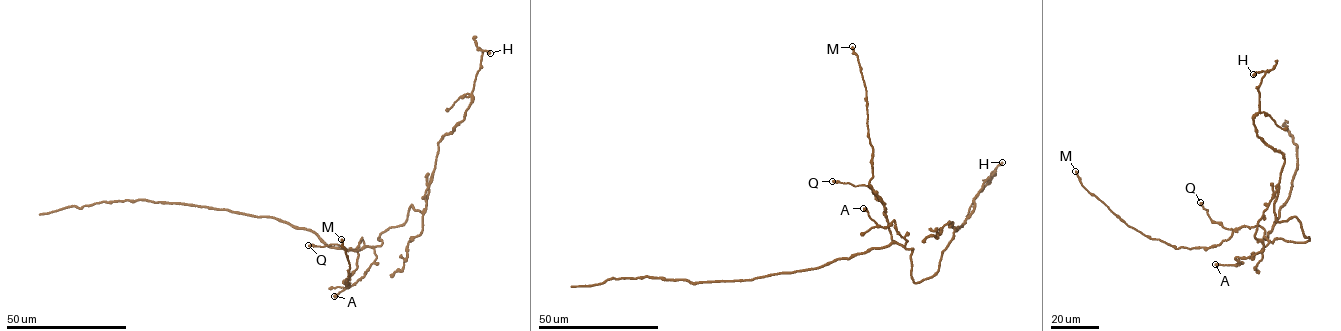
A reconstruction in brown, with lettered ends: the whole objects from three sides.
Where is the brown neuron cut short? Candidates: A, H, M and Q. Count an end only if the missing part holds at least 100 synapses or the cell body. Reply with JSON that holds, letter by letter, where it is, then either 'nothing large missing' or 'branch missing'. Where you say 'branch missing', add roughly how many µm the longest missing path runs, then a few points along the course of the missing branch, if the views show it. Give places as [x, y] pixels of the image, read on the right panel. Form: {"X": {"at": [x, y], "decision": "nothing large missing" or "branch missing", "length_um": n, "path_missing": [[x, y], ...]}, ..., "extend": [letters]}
{"A": {"at": [1215, 264], "decision": "nothing large missing"}, "H": {"at": [1253, 74], "decision": "nothing large missing"}, "M": {"at": [1075, 171], "decision": "nothing large missing"}, "Q": {"at": [1200, 202], "decision": "nothing large missing"}, "extend": []}

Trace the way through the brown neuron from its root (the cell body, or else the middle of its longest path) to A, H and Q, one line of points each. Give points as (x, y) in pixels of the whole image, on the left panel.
A: (372, 247), (377, 257), (364, 276), (334, 296)
H: (372, 247), (405, 222), (410, 206), (425, 209), (438, 142), (463, 119), (477, 49), (490, 53)
Q: (372, 247), (364, 245), (362, 237), (355, 251), (337, 244), (308, 245)

